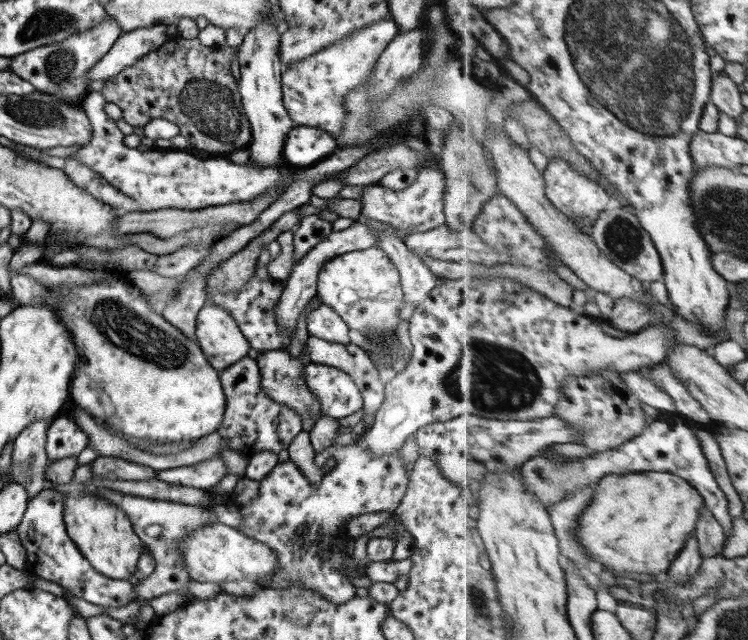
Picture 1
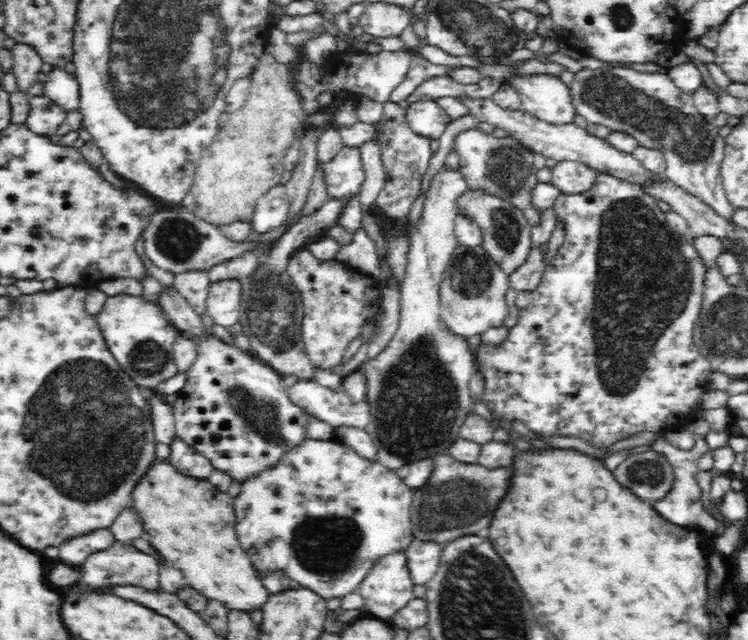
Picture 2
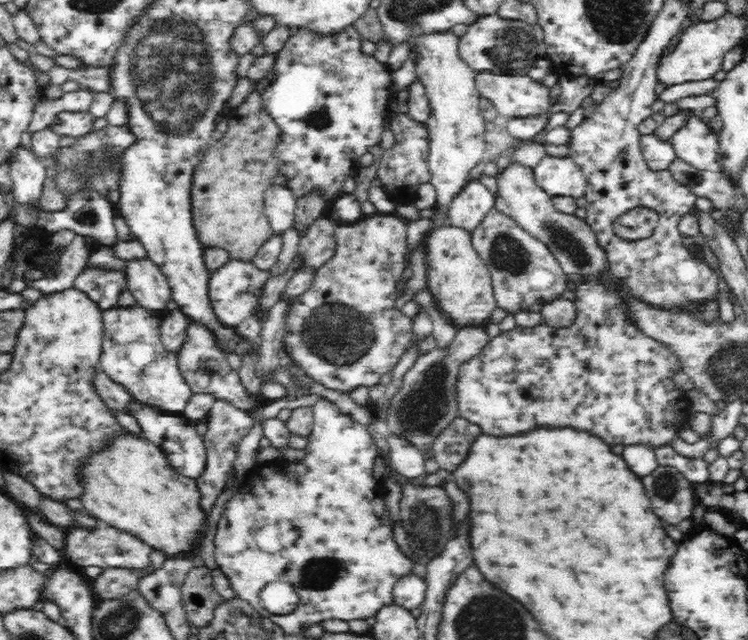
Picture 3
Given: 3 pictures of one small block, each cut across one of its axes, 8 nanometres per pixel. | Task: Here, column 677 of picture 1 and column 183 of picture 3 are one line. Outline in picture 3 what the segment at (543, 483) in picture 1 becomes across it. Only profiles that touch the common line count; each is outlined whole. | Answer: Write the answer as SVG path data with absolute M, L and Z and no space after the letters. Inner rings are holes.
M140 402L134 403L129 408L130 415L135 417L135 420L141 427L142 436L153 442L167 455L169 463L177 469L182 476L189 476L190 478L198 478L202 474L202 470L206 468L207 454L205 451L205 444L203 437L196 431L195 424L190 422L187 417L183 417L181 414L174 414L170 412L164 412L158 408L148 407L147 405L141 404Z

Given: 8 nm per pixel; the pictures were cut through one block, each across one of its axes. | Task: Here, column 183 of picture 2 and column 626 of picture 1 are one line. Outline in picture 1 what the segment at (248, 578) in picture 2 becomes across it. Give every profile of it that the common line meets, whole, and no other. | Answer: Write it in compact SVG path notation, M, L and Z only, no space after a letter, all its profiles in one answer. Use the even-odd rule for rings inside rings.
M670 472L609 474L596 484L595 490L592 504L581 515L578 540L592 556L594 565L609 566L609 569L615 570L615 578L633 578L636 574L667 574L692 535L696 535L702 511L706 508L705 497L700 494L699 489L693 488L685 477Z

